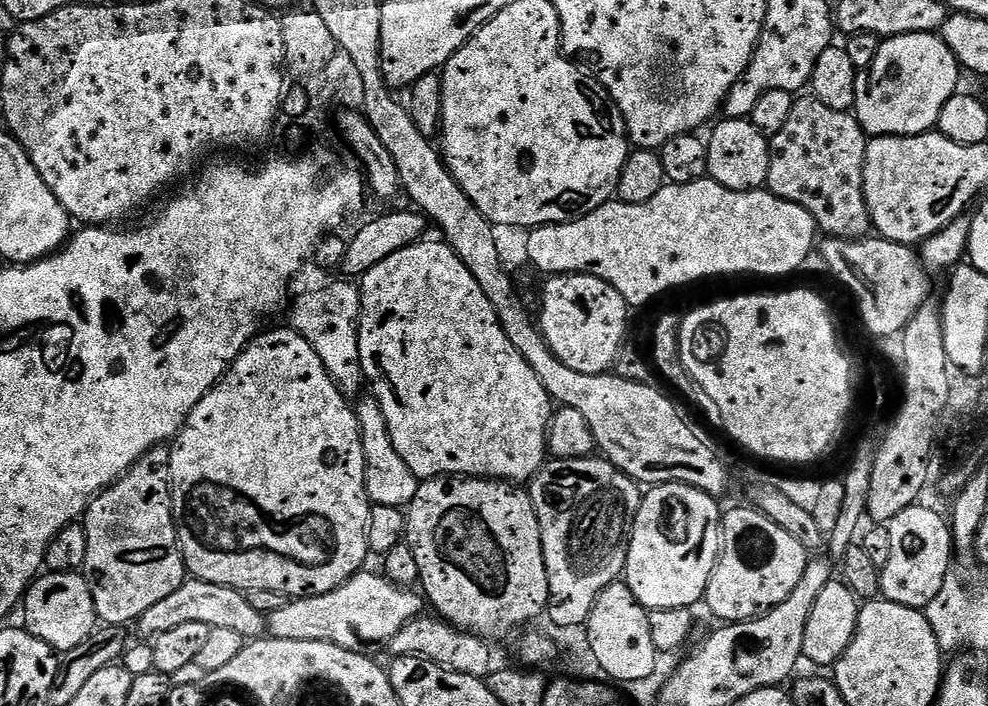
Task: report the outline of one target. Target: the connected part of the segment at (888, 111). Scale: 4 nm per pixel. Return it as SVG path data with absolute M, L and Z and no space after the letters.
M933 33L902 34L887 37L881 43L874 62L856 78L856 98L853 113L867 135L878 136L918 136L936 128L942 107L951 96L957 95L956 83L962 77L959 62Z

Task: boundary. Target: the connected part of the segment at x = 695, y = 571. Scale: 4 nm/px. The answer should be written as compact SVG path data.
M657 484L649 487L643 493L640 509L636 511L636 517L632 523L632 531L628 538L628 561L624 567L623 579L626 581L629 590L634 594L634 598L638 598L638 602L642 607L649 610L653 608L690 608L695 609L696 603L699 605L706 594L706 586L710 582L710 574L716 565L716 559L720 553L720 522L722 519L722 508L719 508L717 497L704 492L700 488L694 486L686 486L685 484Z

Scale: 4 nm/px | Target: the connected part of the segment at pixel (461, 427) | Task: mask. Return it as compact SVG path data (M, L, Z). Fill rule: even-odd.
M425 238L419 244L411 244L398 254L390 254L374 270L370 270L359 281L360 290L360 337L358 350L360 351L360 369L364 371L364 380L372 389L374 396L385 415L386 426L392 439L394 450L401 456L402 462L421 481L431 480L437 476L478 476L486 480L502 480L505 482L528 482L539 472L540 467L546 463L548 452L548 425L554 411L554 401L549 396L546 386L538 382L538 374L530 370L530 362L514 350L510 338L502 330L498 322L498 314L482 294L482 286L474 282L474 274L466 270L462 258L454 254L452 247L439 239Z

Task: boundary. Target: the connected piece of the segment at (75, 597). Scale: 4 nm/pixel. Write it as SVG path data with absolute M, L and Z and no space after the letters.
M45 571L37 576L24 594L22 612L23 608L23 627L31 636L46 642L60 654L86 642L86 638L90 638L98 628L96 603L87 580L80 572Z

